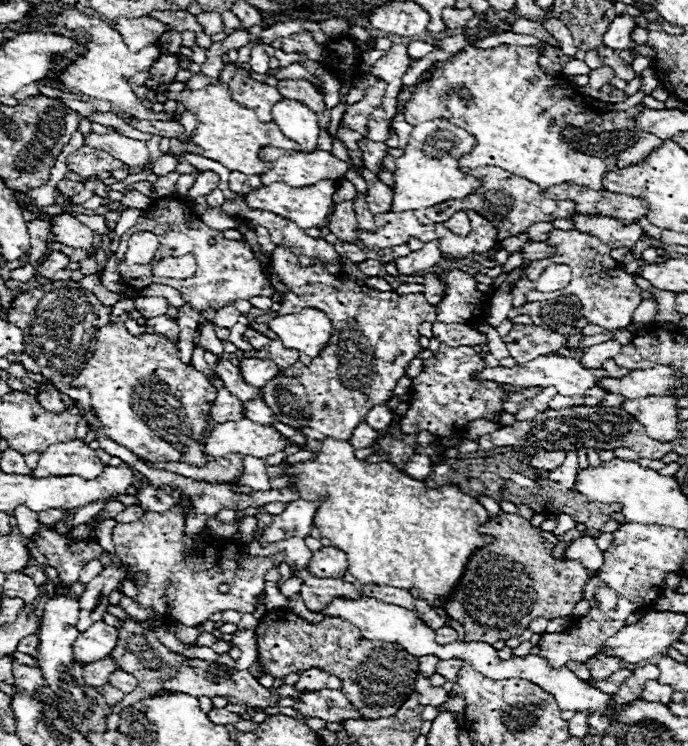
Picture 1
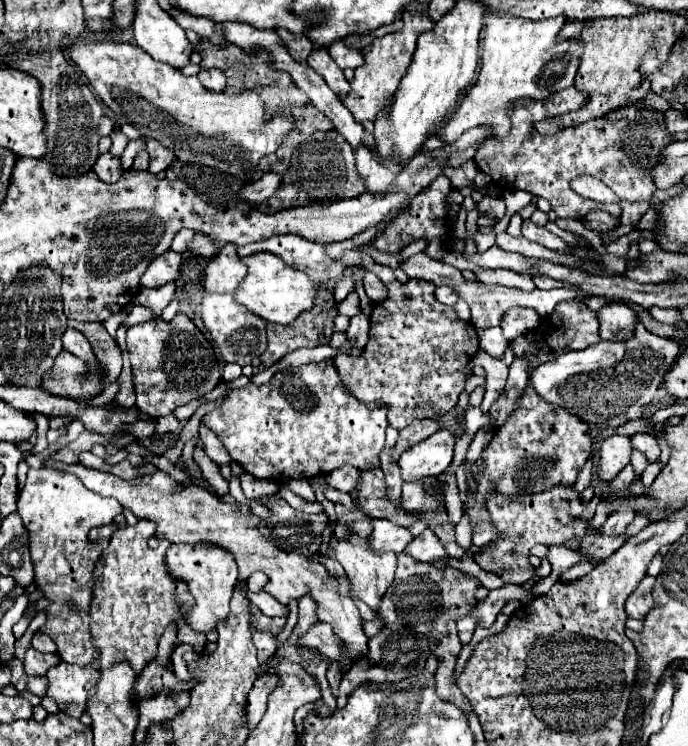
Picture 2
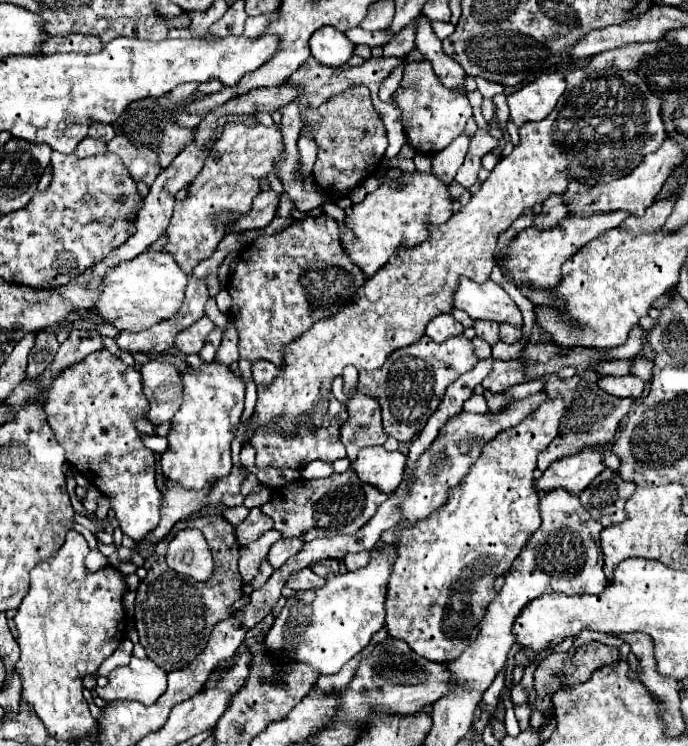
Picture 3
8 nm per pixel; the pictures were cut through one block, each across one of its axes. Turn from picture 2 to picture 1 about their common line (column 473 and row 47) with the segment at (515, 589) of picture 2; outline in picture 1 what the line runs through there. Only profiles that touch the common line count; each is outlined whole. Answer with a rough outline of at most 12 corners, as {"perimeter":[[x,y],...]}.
{"perimeter":[[628,14],[618,16],[604,34],[604,44],[632,52],[630,38],[636,22]]}

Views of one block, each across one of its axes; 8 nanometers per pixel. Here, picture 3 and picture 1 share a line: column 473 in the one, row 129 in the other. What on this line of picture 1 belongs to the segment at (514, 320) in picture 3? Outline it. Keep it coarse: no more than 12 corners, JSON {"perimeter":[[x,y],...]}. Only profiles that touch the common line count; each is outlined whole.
{"perimeter":[[284,98],[272,120],[304,152],[316,150],[320,128],[306,104]]}

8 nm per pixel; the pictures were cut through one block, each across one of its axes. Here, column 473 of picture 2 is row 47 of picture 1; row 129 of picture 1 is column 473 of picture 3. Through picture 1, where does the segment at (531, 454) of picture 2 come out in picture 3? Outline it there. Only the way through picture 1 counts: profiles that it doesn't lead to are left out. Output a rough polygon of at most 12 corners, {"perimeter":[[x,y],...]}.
{"perimeter":[[564,402],[484,446],[396,550],[386,628],[448,662],[540,528]]}

